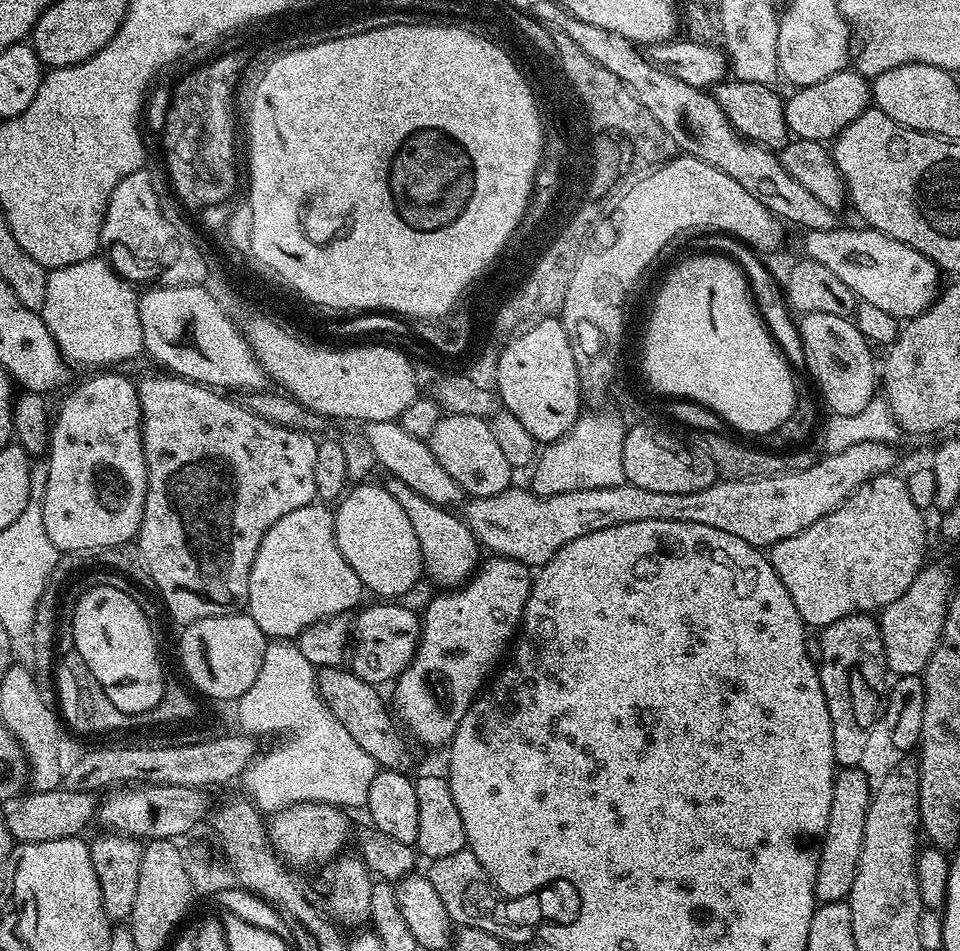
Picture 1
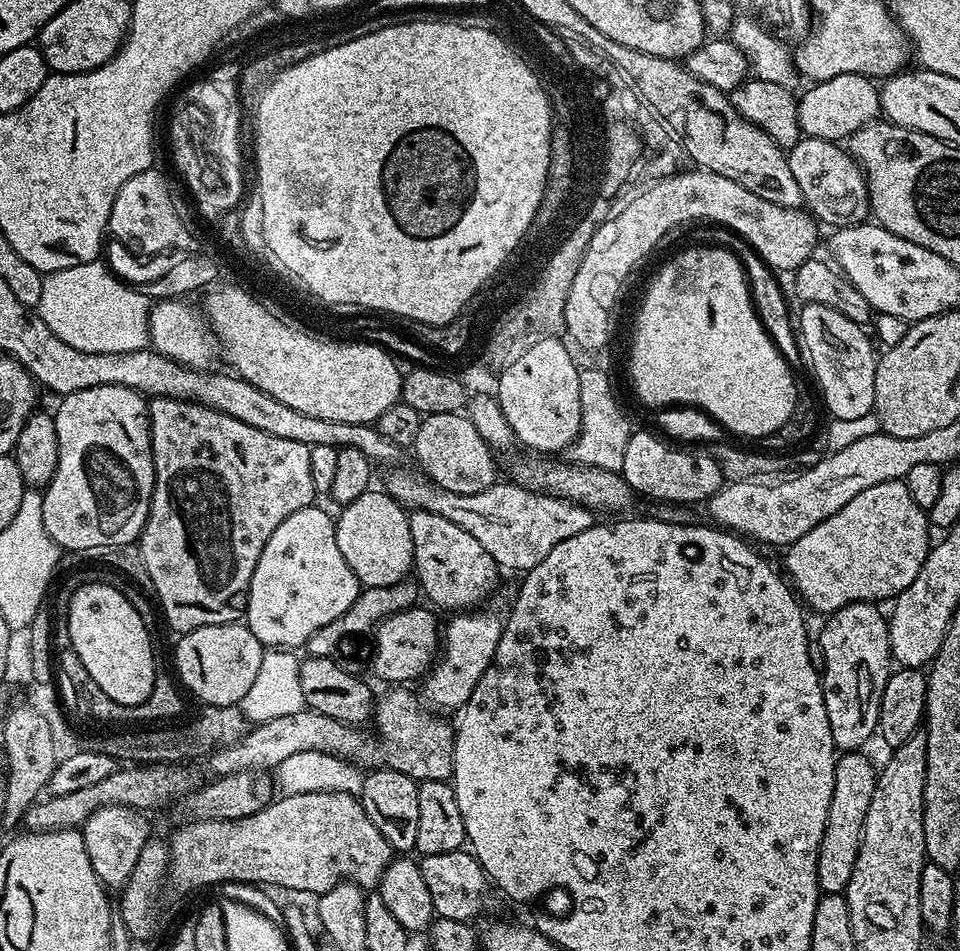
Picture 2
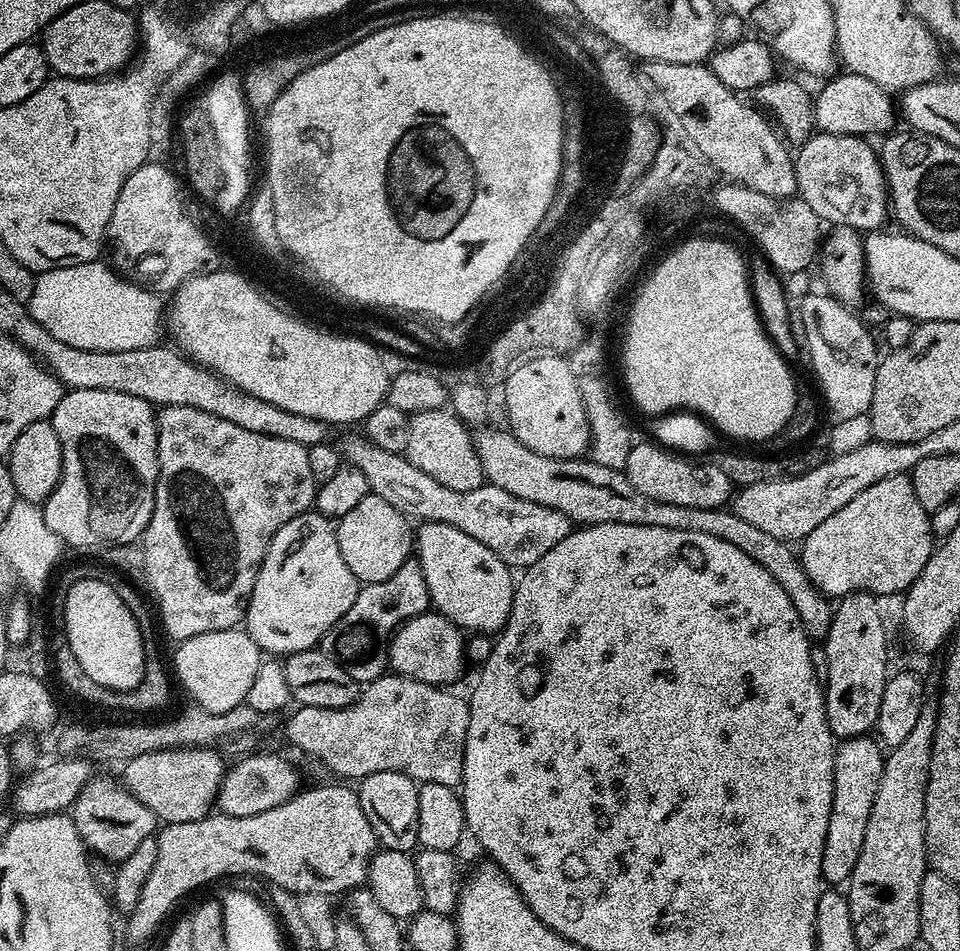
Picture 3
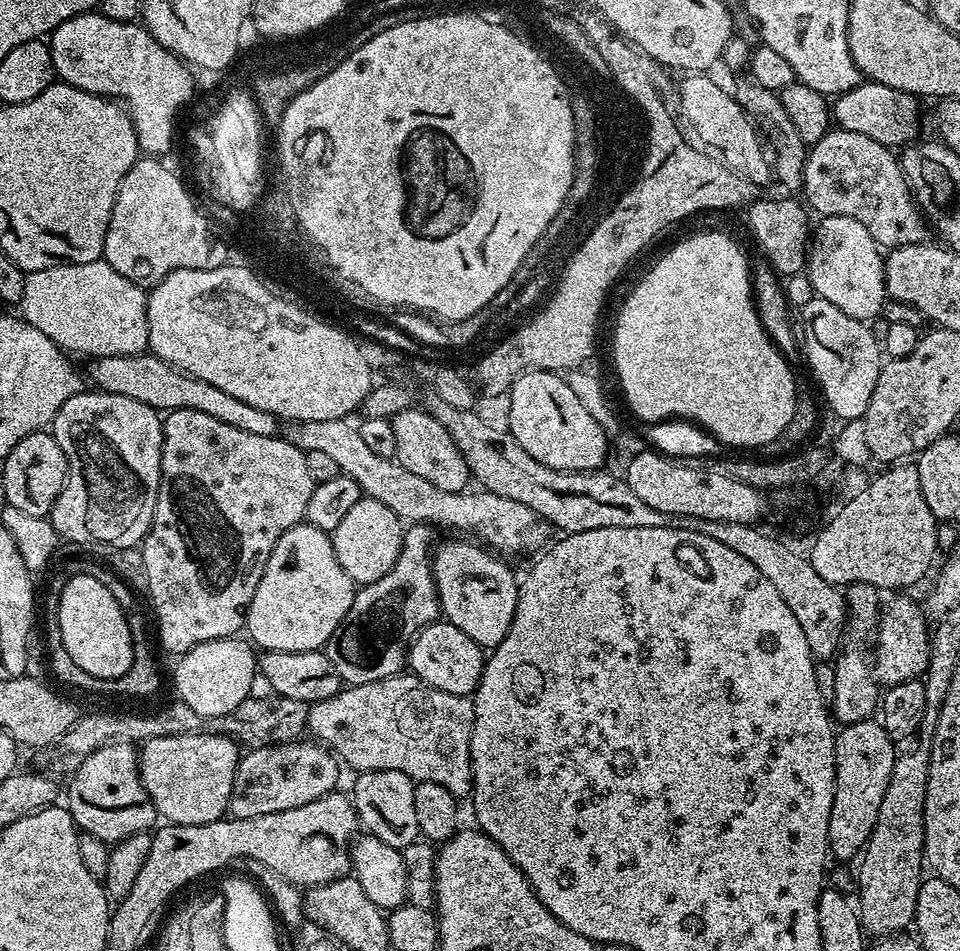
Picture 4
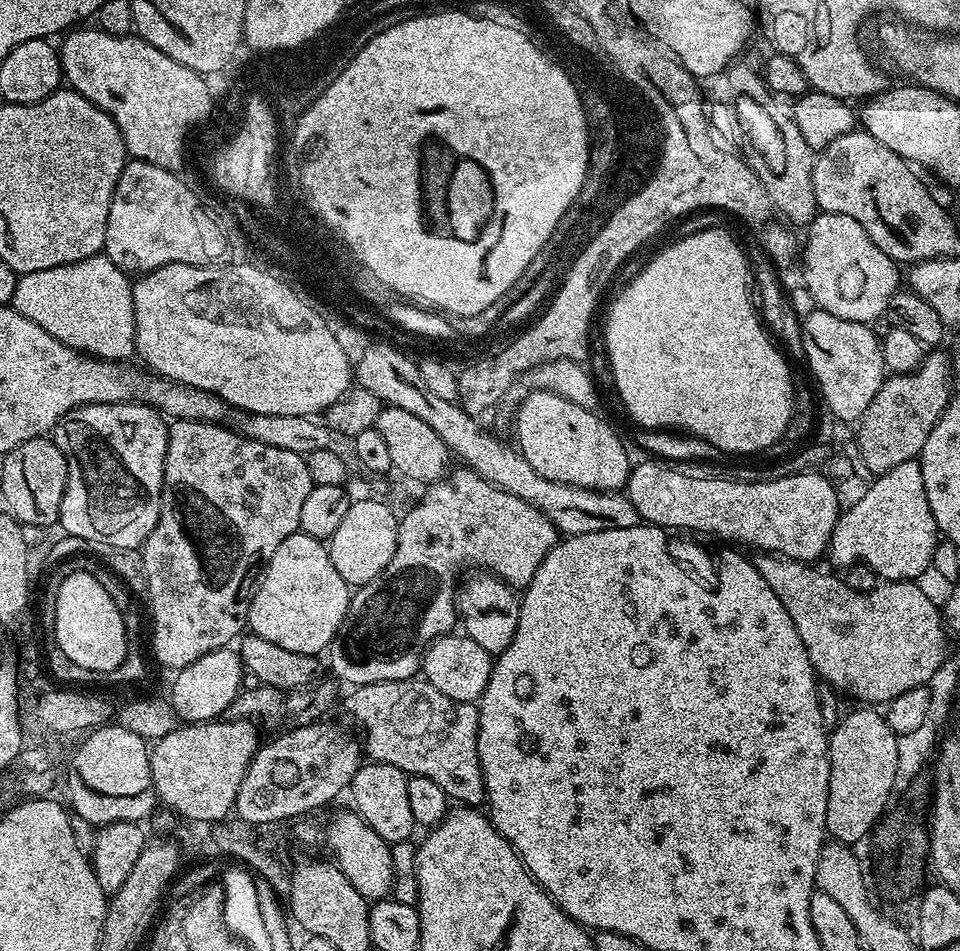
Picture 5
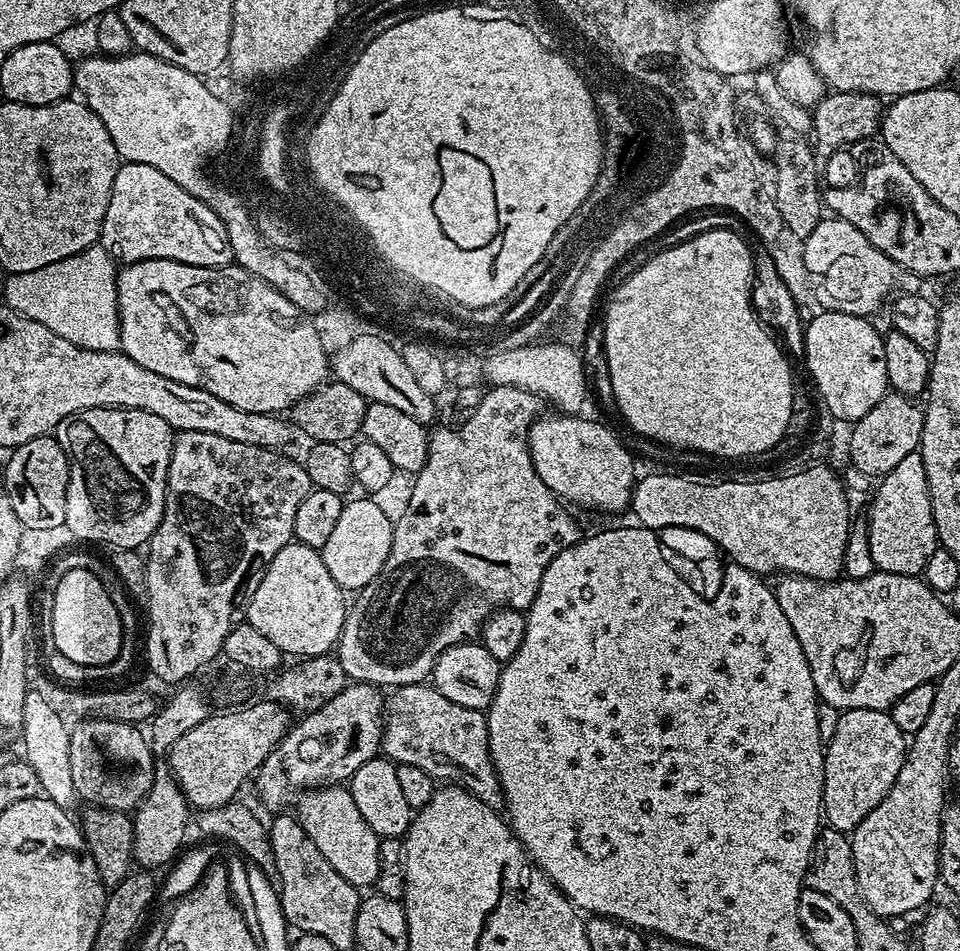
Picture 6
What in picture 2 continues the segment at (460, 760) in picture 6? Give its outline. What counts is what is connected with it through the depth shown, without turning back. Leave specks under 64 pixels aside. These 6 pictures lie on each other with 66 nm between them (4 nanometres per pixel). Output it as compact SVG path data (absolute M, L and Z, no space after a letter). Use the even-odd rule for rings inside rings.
M396 686L391 690L392 692L388 692L384 697L377 699L374 704L374 725L376 724L376 737L372 737L370 733L364 732L368 730L361 730L359 727L353 726L351 724L343 724L342 722L338 722L334 718L330 718L326 714L322 714L321 712L314 712L311 710L303 710L294 714L286 714L285 717L274 718L272 721L266 721L264 723L257 723L255 726L249 727L248 732L242 737L238 742L234 742L234 746L226 746L225 748L219 748L216 752L212 753L207 757L206 763L208 763L208 768L212 771L211 775L213 777L218 776L229 776L230 774L234 774L235 772L250 772L253 770L274 770L284 761L286 758L290 758L292 754L301 754L303 751L320 751L320 752L328 752L332 756L338 756L341 759L348 761L353 765L359 766L364 770L375 770L377 768L389 768L390 770L398 770L402 774L406 774L414 781L421 780L448 780L452 775L452 763L454 762L454 742L456 741L456 729L450 723L447 724L446 721L443 720L443 715L437 714L431 707L425 706L422 703L421 697L419 695L416 696L412 692L407 692L409 689L404 686Z

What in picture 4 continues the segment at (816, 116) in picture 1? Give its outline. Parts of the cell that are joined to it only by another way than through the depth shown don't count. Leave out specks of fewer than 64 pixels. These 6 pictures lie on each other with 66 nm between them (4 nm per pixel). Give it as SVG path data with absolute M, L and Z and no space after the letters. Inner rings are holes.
M861 82L857 88L835 97L834 120L839 127L866 134L866 138L874 138L889 146L907 146L921 135L920 104L921 101L908 92L894 90L885 84Z

